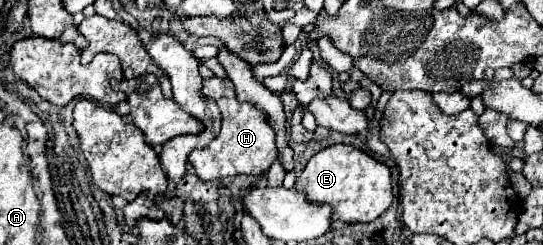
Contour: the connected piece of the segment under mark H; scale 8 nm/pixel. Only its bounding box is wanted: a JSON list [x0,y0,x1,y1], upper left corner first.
[188,79,278,181]

